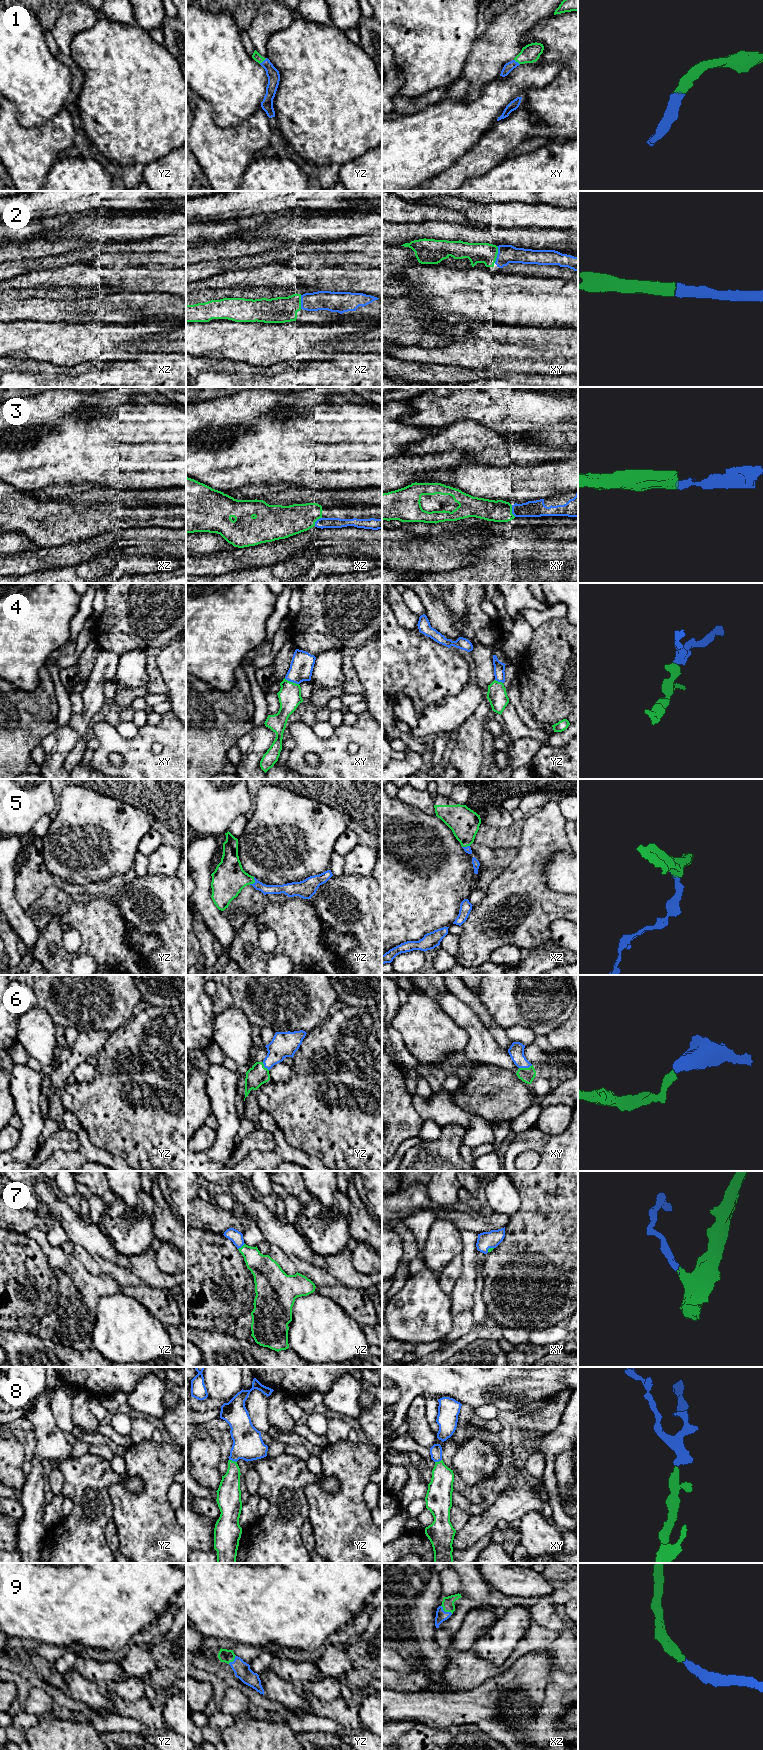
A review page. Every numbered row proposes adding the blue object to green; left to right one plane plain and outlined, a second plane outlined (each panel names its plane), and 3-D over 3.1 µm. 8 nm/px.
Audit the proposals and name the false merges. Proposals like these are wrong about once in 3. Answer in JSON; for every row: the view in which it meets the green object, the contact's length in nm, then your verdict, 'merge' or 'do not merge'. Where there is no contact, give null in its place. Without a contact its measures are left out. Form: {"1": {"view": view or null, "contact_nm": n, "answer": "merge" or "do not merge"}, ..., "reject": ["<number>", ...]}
{"1": {"view": "yz", "contact_nm": 80, "answer": "merge"}, "2": {"view": "xy", "contact_nm": 140, "answer": "merge"}, "3": {"view": "xy", "contact_nm": 100, "answer": "merge"}, "4": {"view": "xy", "contact_nm": 130, "answer": "merge"}, "5": {"view": "yz", "contact_nm": 80, "answer": "merge"}, "6": {"view": "xy", "contact_nm": 110, "answer": "merge"}, "7": {"view": "yz", "contact_nm": 80, "answer": "merge"}, "8": {"view": "yz", "contact_nm": 70, "answer": "merge"}, "9": {"view": "xz", "contact_nm": 120, "answer": "merge"}, "reject": []}

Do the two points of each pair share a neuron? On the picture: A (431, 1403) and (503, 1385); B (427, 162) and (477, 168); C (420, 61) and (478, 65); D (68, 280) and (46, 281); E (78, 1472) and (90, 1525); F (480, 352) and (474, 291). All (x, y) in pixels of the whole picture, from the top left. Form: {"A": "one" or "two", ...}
{"A": "two", "B": "two", "C": "two", "D": "one", "E": "one", "F": "two"}

